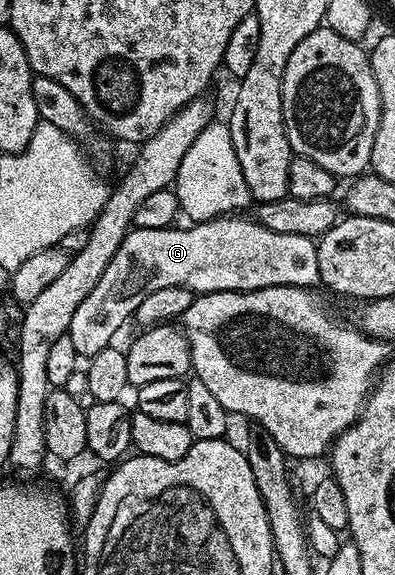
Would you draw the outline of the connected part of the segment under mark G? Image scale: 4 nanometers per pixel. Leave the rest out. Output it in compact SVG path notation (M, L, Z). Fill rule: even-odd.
M227 215L215 217L210 221L195 222L188 229L179 227L133 228L126 234L112 263L108 263L103 275L92 287L87 298L76 307L69 324L69 339L76 346L79 358L89 359L111 346L112 338L122 325L133 318L136 308L144 301L145 296L162 287L185 286L190 292L222 293L224 290L246 292L270 286L300 286L313 288L321 282L319 275L319 253L317 242L304 235L287 235L268 228L244 215Z

